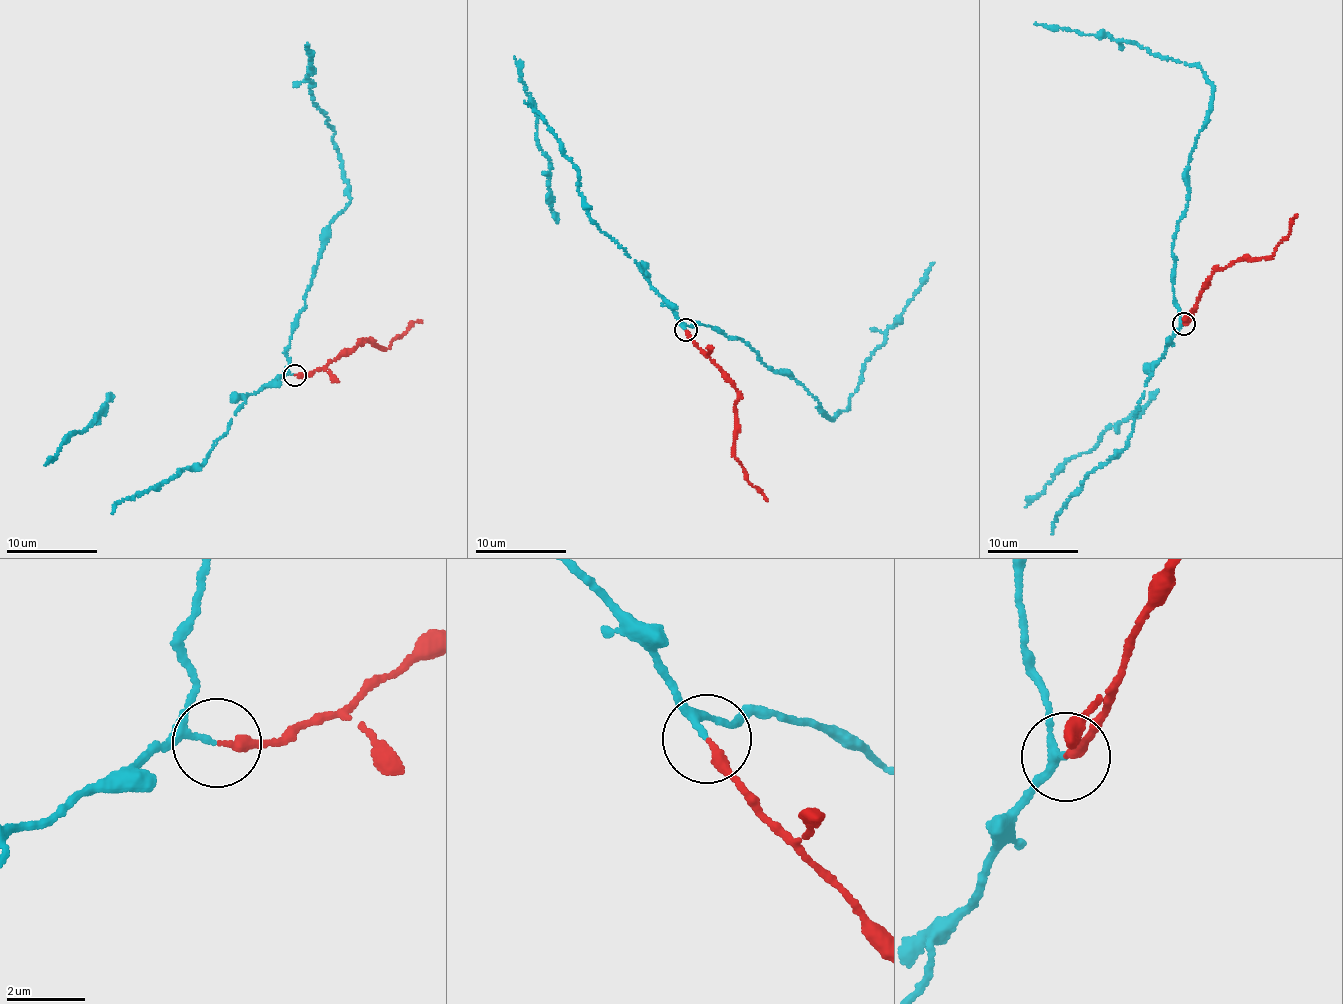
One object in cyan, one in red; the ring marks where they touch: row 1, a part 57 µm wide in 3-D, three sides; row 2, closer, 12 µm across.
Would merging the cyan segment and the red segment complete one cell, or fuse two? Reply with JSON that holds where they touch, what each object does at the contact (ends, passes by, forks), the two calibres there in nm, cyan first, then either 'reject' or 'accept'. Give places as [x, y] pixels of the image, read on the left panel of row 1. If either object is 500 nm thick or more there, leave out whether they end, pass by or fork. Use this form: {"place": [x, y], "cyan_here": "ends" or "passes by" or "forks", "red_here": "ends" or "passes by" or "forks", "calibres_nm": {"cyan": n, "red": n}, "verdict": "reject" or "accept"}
{"place": [294, 375], "cyan_here": "passes by", "red_here": "ends", "calibres_nm": {"cyan": 110, "red": 240}, "verdict": "accept"}

